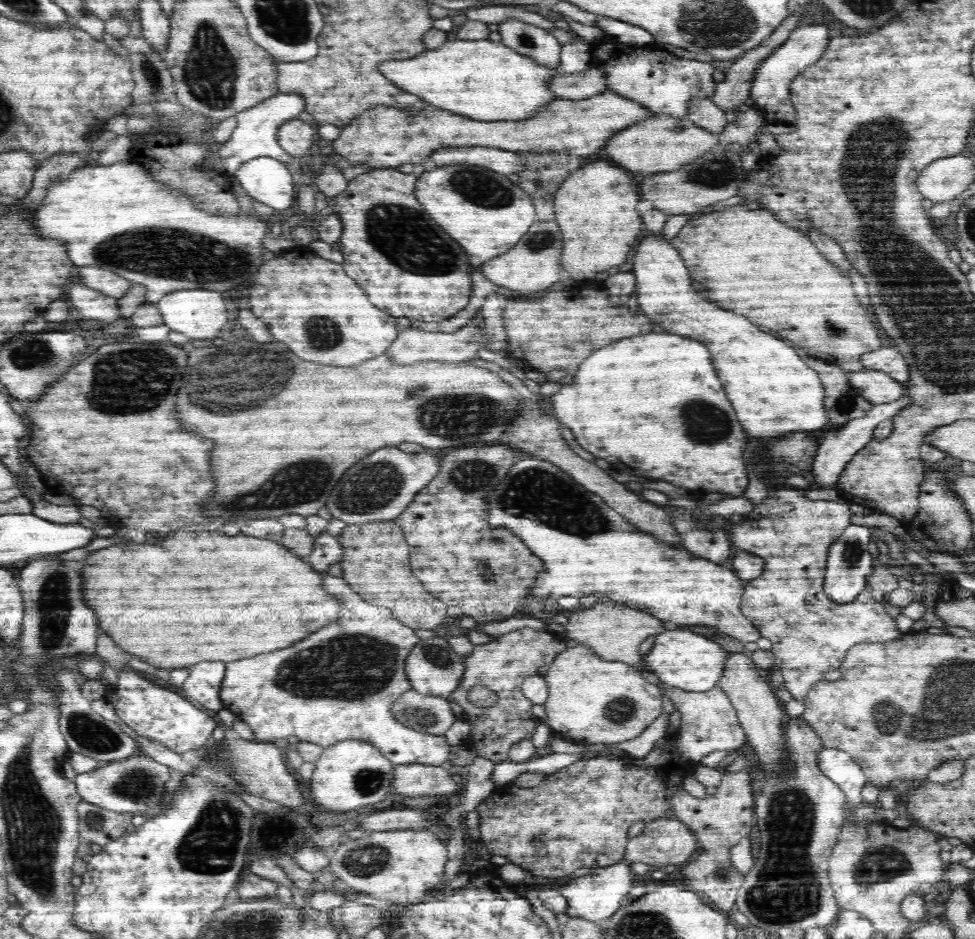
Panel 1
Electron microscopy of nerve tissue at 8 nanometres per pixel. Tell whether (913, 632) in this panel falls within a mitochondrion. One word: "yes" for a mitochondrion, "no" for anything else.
no

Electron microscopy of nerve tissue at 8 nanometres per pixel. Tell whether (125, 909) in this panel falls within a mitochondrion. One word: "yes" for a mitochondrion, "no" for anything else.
no

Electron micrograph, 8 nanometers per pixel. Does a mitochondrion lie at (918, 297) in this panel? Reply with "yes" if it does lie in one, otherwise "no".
yes

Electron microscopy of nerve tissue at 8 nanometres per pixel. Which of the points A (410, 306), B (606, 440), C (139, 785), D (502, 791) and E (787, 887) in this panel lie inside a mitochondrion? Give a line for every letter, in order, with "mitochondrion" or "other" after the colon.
A: other
B: other
C: mitochondrion
D: other
E: mitochondrion

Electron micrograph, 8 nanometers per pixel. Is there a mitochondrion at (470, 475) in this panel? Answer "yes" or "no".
yes

